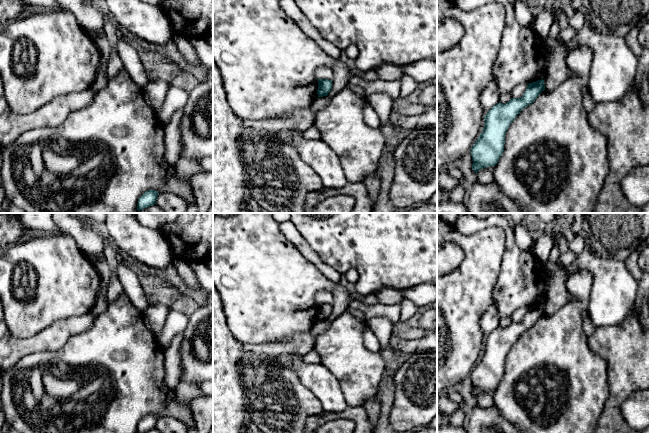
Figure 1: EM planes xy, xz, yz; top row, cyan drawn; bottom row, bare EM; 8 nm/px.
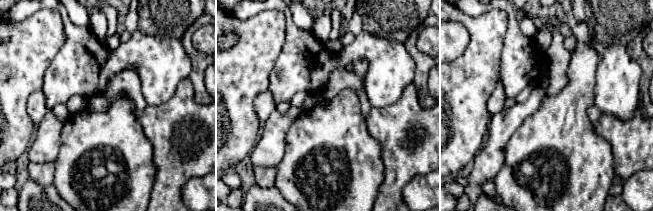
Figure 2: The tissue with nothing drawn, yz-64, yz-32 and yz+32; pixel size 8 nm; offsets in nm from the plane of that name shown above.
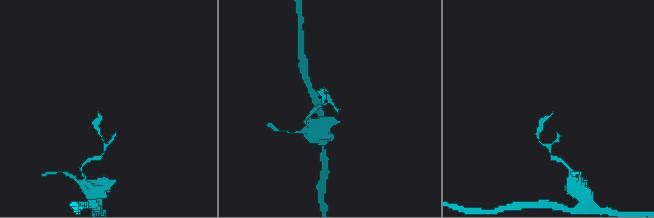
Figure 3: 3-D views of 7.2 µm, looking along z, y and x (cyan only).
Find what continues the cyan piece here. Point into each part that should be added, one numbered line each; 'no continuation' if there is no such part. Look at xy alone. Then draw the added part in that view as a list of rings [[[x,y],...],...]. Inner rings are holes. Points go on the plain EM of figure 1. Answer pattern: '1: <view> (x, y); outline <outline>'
no continuation

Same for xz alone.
no continuation

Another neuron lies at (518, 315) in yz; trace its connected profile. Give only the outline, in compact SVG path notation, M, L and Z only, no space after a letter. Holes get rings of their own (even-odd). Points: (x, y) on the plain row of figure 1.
M521 307L518 310L516 310L511 316L512 322L522 321L526 315L527 310L528 310L528 307Z

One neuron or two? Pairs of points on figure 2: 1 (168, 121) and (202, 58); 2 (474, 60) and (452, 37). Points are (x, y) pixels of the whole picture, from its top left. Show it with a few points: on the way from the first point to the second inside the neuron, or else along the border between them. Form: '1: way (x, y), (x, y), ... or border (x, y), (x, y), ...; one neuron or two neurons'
1: border (188, 78), (192, 85), (193, 96), (196, 102); two neurons
2: border (464, 26), (469, 42), (465, 50), (450, 62); two neurons

